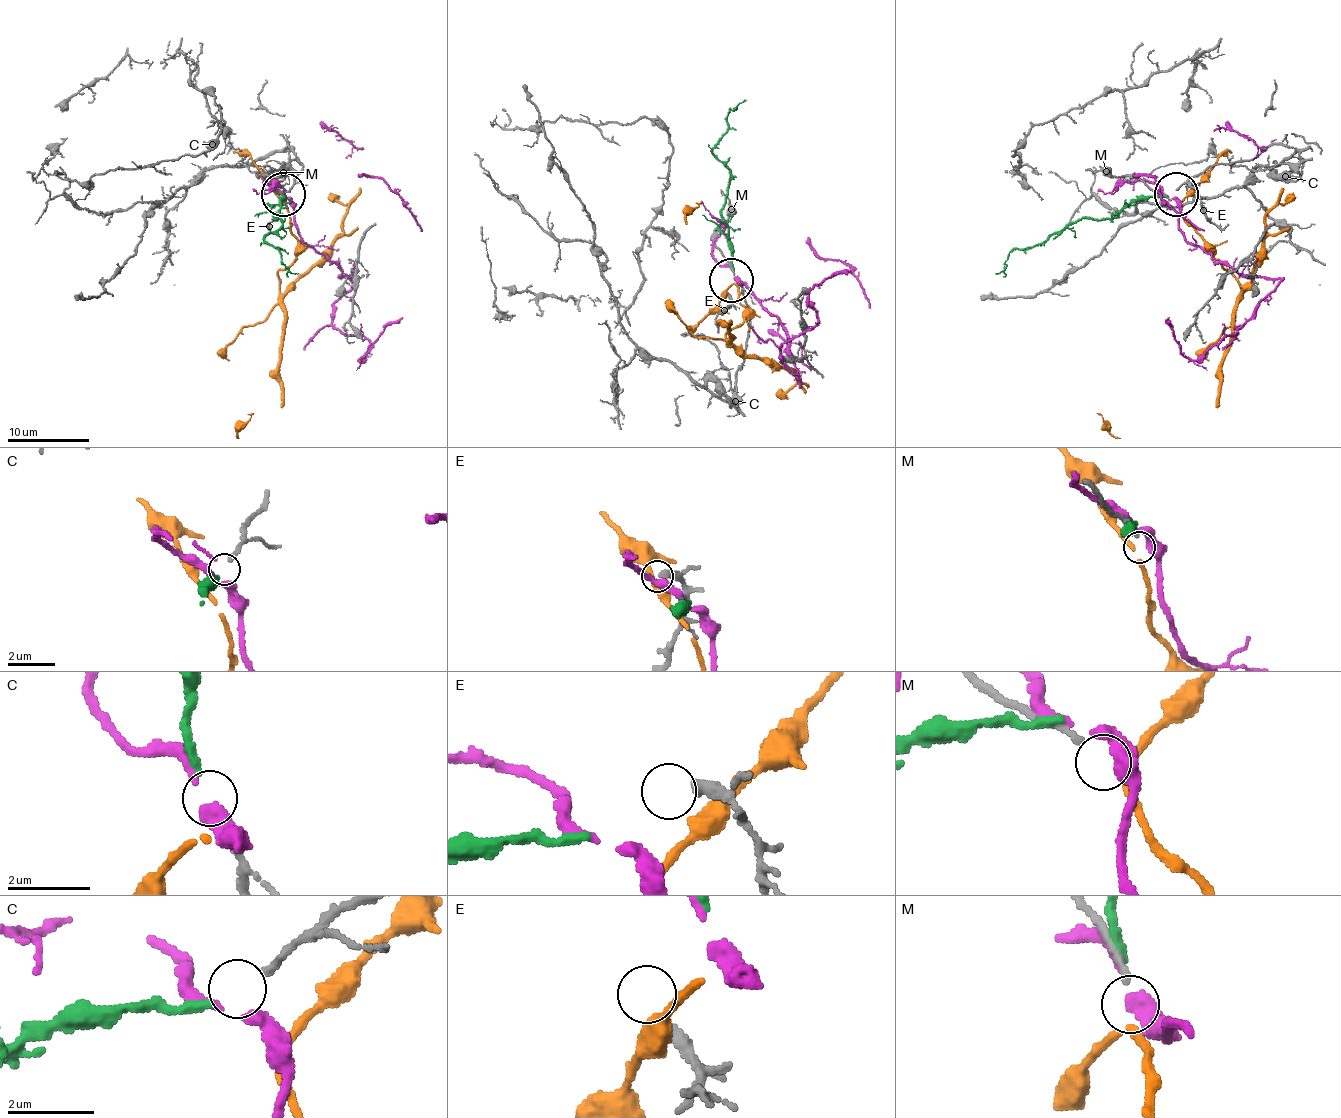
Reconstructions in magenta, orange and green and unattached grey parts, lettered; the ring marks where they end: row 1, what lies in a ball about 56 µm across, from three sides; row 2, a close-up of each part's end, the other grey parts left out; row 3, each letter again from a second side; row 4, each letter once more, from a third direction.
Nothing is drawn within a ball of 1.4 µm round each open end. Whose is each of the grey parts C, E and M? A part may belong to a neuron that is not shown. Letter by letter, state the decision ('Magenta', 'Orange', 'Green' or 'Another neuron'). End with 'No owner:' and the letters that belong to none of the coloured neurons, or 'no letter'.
C: Another neuron
E: Another neuron
M: Orange
No owner: C, E

